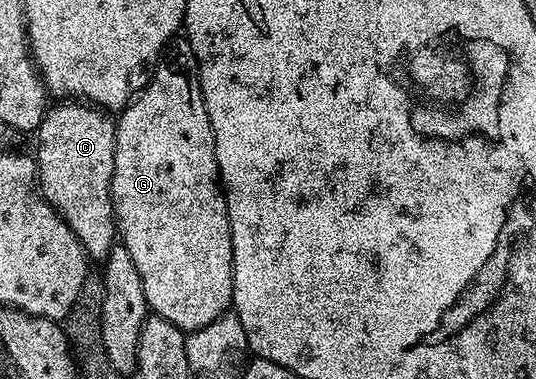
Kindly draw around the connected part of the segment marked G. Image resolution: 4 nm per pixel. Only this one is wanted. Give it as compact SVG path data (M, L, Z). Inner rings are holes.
M176 37L160 56L143 91L119 112L112 206L122 245L138 265L151 314L191 333L229 314L232 305L232 230L216 160L216 138L200 88L200 66L187 38Z

